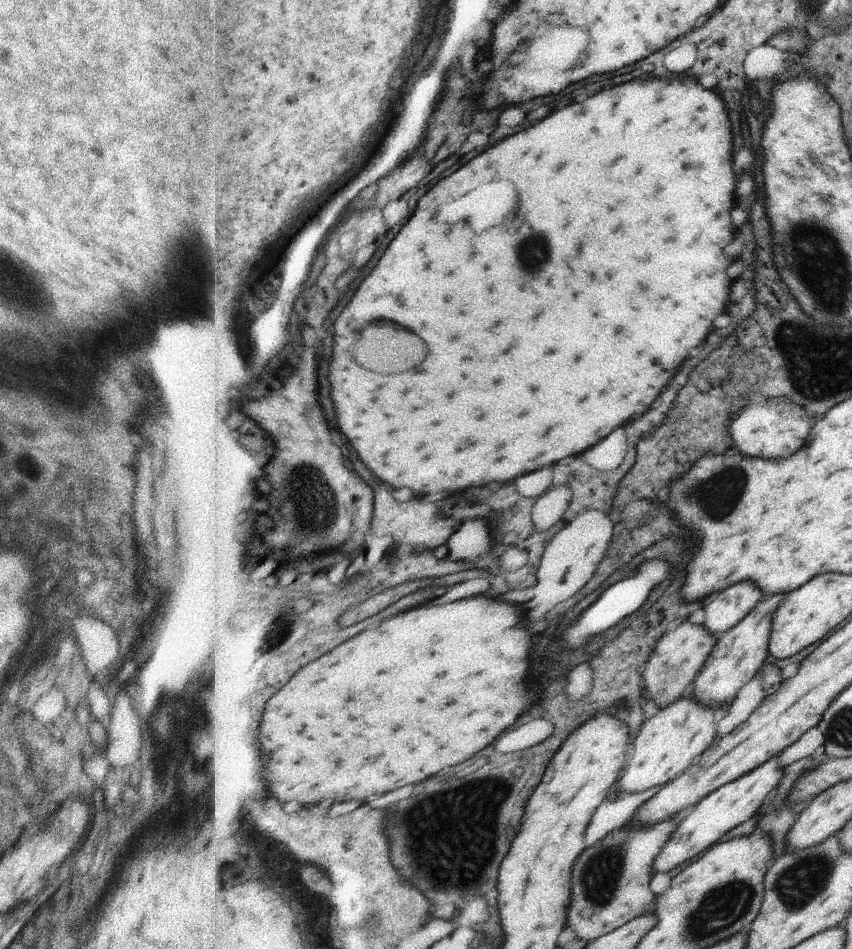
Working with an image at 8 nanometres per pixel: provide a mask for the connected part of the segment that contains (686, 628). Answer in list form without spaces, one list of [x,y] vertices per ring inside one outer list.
[[[688,620],[688,622],[682,622],[672,634],[666,634],[662,640],[657,639],[654,650],[646,661],[646,668],[641,672],[645,682],[644,694],[642,694],[644,700],[654,702],[660,708],[666,708],[680,696],[689,694],[688,686],[693,684],[692,680],[700,674],[706,659],[712,654],[717,644],[718,636],[708,630],[708,628],[704,630],[704,625],[696,626]]]

